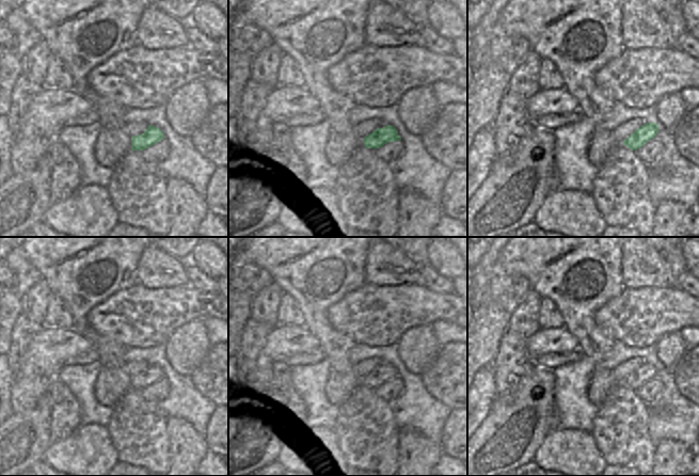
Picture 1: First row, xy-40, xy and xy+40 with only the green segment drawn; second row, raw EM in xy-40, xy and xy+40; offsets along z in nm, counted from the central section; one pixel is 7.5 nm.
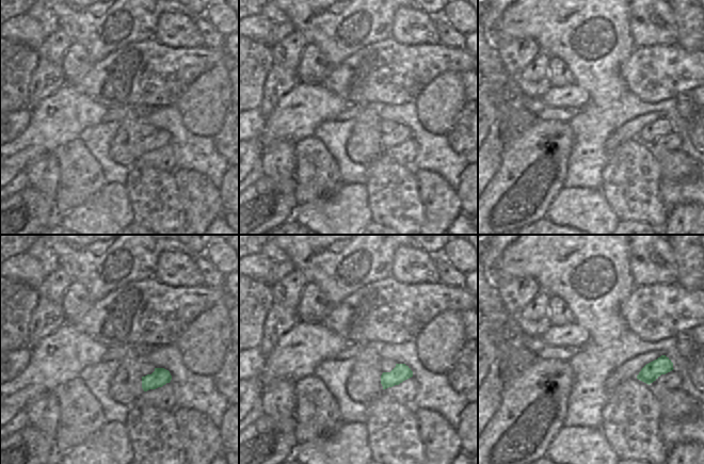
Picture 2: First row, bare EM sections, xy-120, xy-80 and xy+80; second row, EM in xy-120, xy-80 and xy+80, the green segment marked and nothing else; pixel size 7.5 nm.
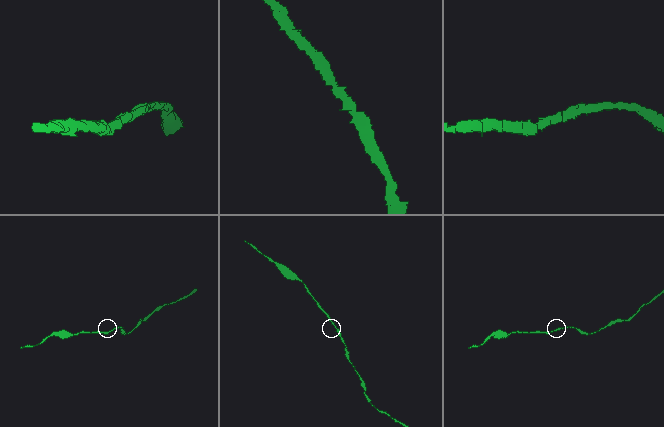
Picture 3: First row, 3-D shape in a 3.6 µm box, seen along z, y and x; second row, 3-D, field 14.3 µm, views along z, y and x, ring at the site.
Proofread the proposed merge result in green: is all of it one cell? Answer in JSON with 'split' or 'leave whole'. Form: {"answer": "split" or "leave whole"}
{"answer": "leave whole"}

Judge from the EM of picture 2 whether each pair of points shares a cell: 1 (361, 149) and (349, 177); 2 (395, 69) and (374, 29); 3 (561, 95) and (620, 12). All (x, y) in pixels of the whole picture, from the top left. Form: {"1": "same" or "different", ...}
{"1": "different", "2": "different", "3": "different"}

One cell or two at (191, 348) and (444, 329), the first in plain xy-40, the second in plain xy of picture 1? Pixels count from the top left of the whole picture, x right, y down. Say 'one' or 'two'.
two

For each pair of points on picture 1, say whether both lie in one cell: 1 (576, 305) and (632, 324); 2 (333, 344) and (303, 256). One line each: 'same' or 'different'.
1: different
2: same

